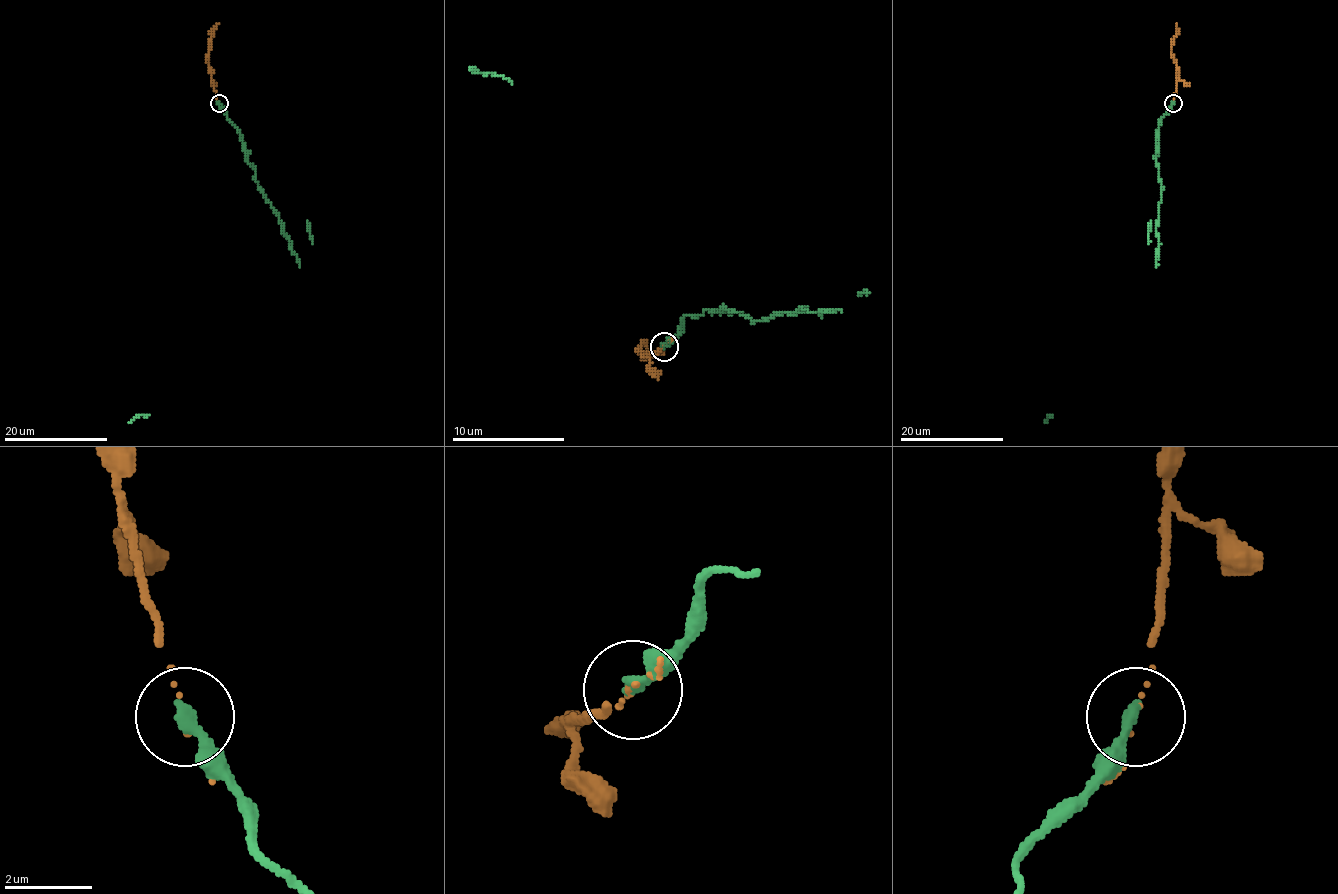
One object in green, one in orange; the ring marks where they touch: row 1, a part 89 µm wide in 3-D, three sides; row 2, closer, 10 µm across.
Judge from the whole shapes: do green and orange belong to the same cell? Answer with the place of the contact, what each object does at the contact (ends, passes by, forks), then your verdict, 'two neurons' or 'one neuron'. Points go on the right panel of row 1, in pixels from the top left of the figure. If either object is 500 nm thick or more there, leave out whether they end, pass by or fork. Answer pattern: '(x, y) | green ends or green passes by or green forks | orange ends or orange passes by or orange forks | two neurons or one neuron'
(1173, 103) | green ends | orange passes by | one neuron

